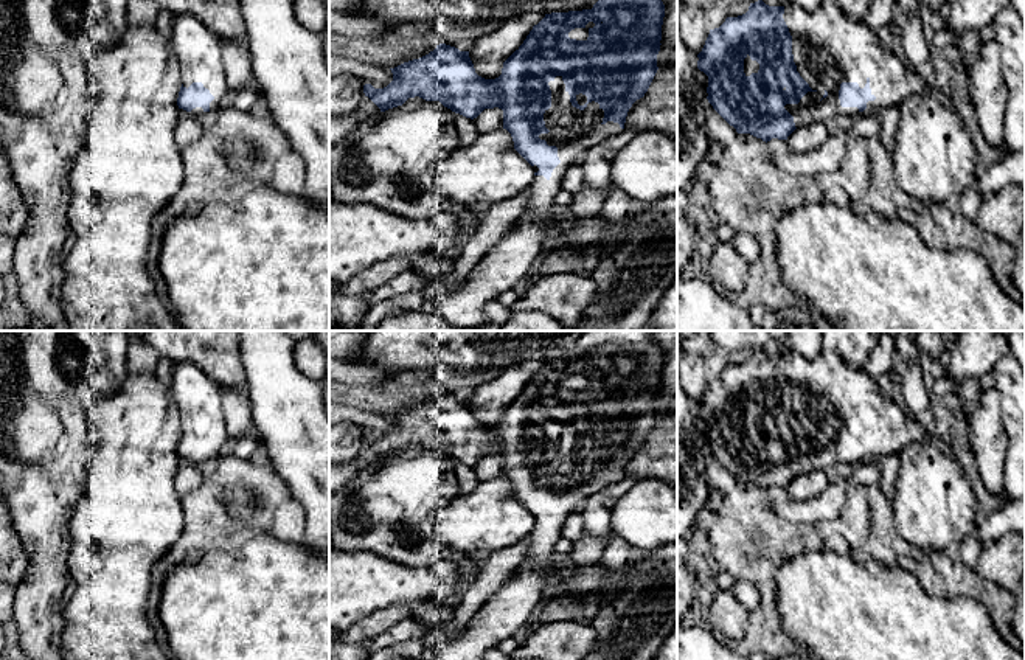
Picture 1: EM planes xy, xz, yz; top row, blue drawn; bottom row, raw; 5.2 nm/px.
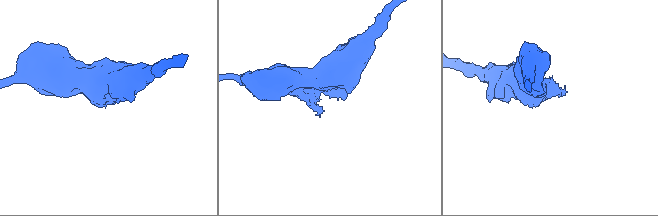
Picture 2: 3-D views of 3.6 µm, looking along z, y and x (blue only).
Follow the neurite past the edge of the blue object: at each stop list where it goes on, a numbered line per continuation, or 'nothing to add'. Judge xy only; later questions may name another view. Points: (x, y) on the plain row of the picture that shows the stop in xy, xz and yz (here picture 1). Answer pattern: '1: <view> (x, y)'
1: xy (199, 399)

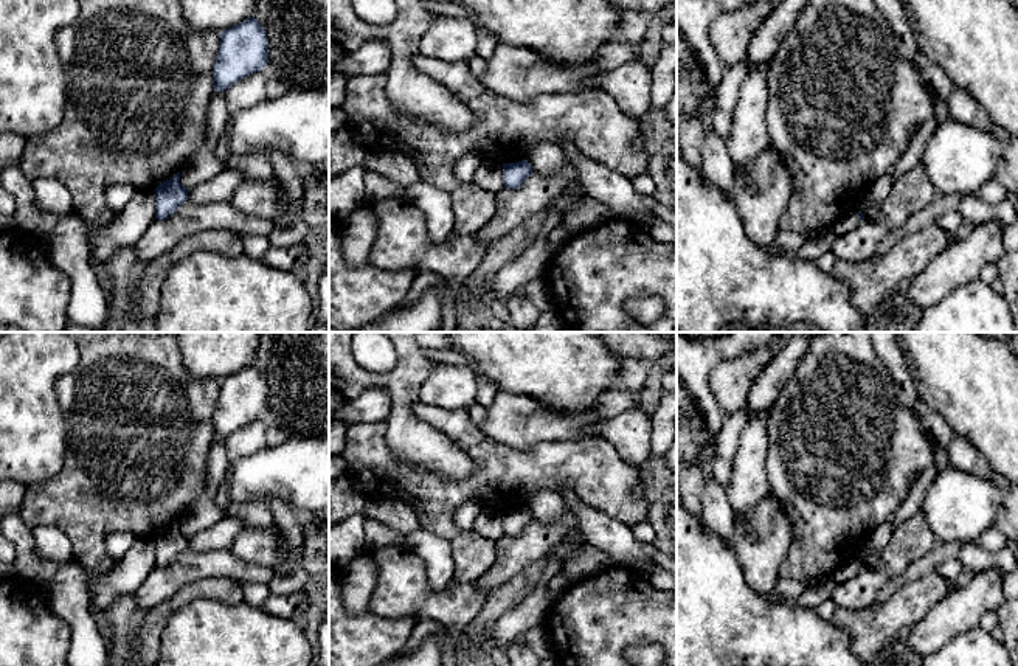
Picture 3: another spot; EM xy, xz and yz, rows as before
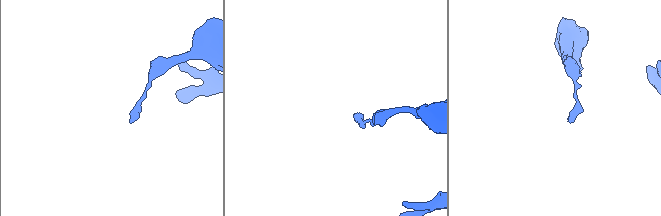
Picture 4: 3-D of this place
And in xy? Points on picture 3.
nothing to add

